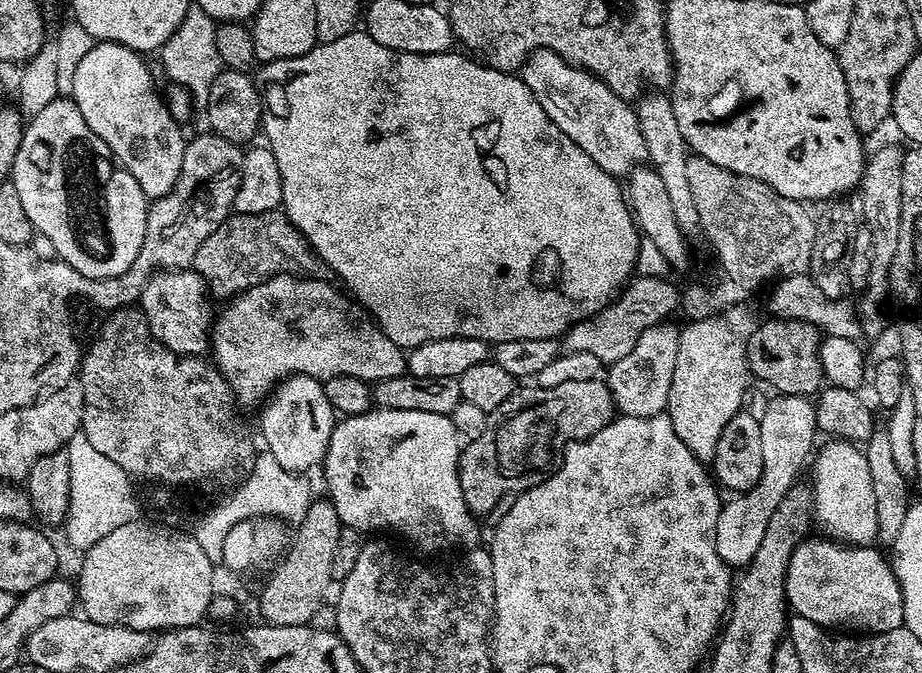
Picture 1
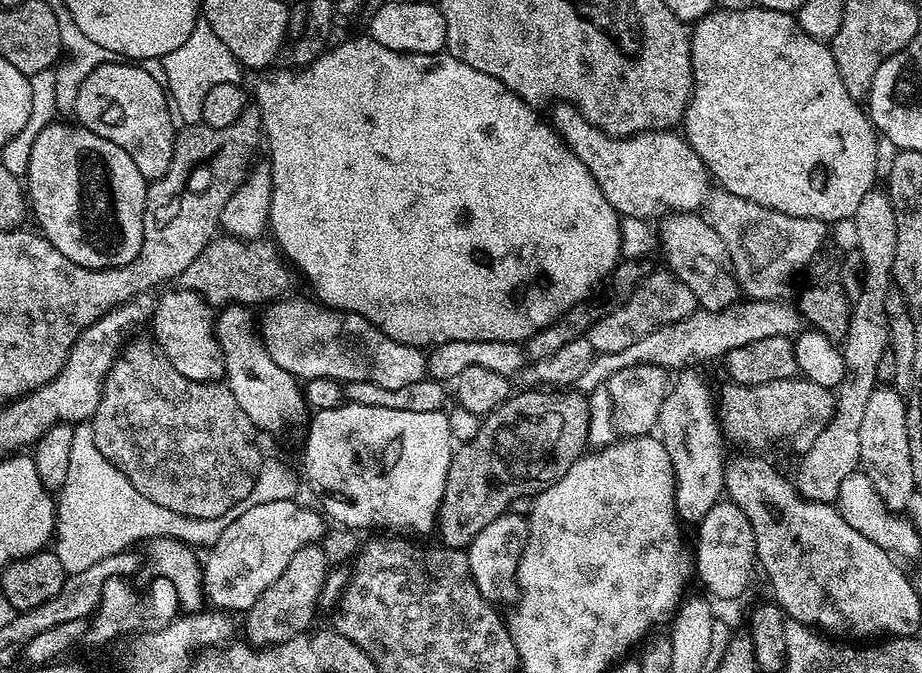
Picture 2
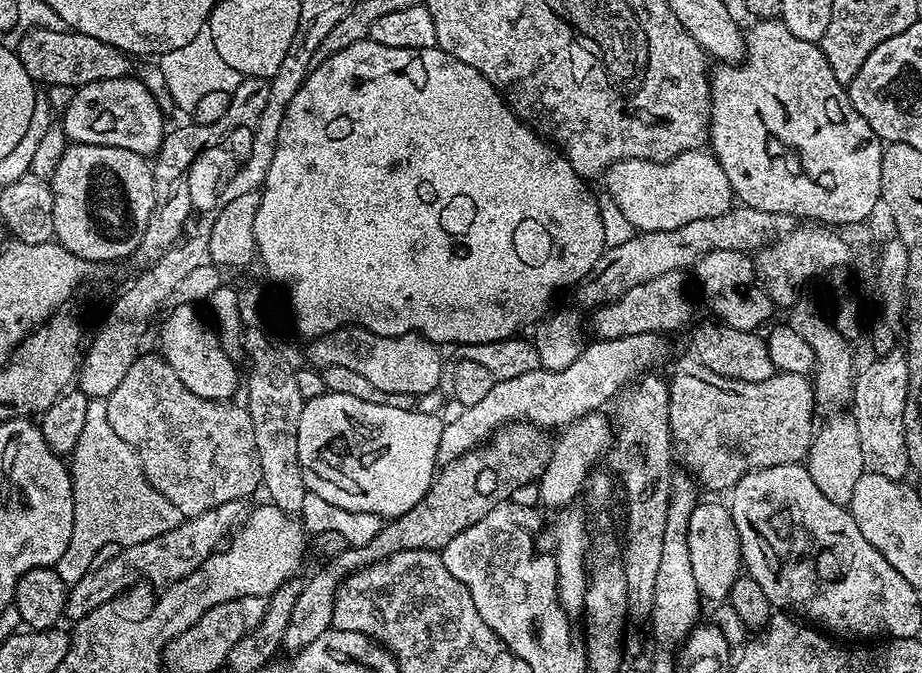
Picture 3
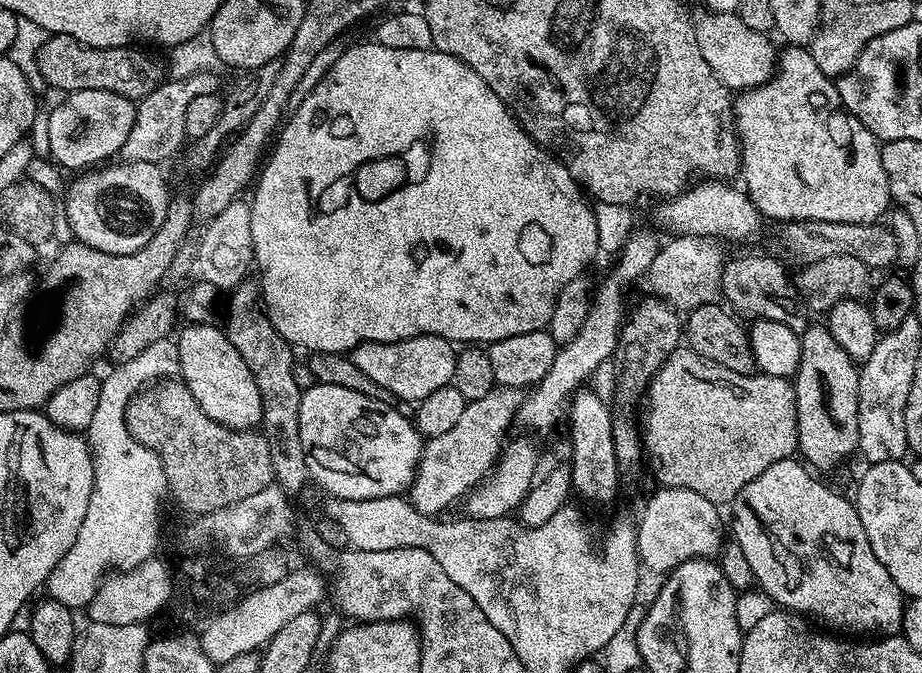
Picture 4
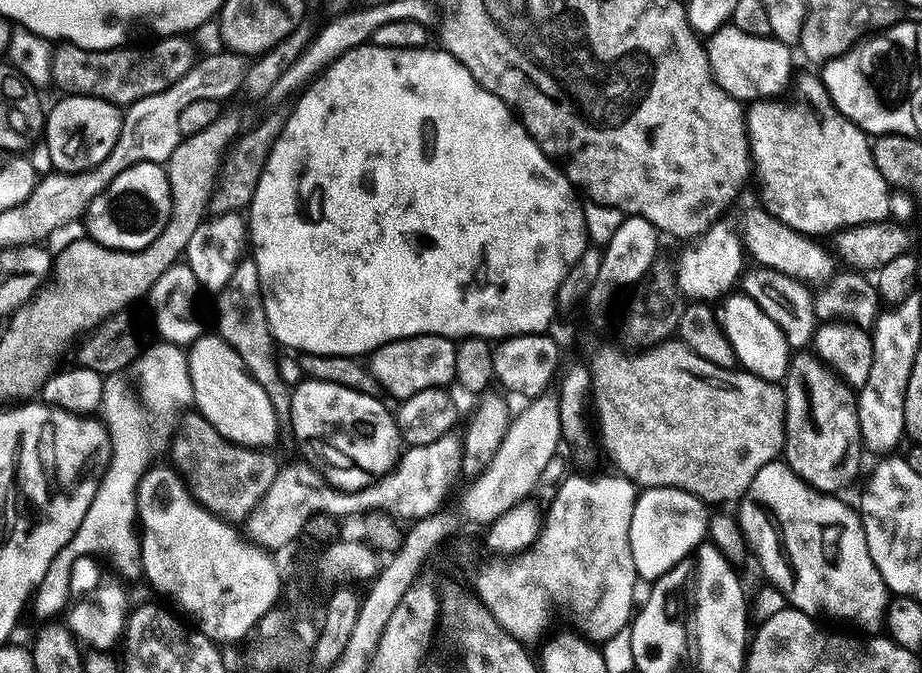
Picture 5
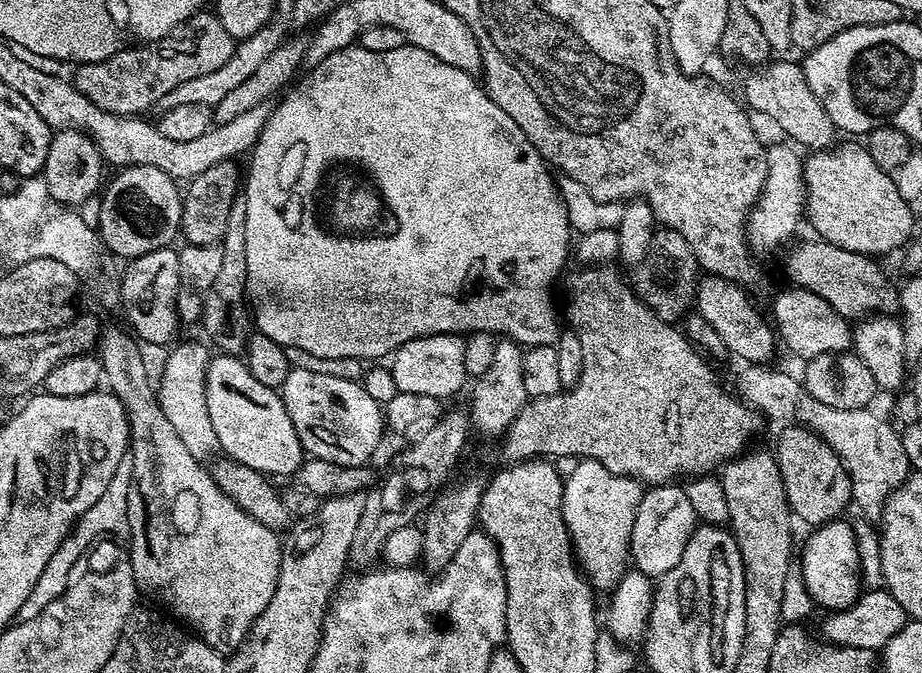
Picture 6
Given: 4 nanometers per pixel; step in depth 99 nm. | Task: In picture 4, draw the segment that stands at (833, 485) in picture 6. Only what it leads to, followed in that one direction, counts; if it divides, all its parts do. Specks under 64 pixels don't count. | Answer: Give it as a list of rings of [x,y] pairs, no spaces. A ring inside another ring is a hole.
[[[826,326],[805,328],[800,336],[800,346],[800,361],[794,375],[798,418],[796,446],[799,455],[813,469],[821,468],[822,471],[828,472],[839,460],[846,459],[860,446],[858,438],[860,370],[857,361],[852,360],[842,350],[842,346],[838,346],[838,342],[834,342],[834,336]]]

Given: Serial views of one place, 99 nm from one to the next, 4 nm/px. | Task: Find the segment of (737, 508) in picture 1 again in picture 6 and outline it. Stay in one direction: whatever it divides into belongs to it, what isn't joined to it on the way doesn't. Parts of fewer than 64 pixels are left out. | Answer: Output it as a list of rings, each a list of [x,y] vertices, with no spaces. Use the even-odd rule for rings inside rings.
[[[655,485],[647,489],[641,495],[631,528],[629,557],[633,567],[650,578],[664,576],[681,560],[682,552],[697,524],[694,508],[681,485]]]

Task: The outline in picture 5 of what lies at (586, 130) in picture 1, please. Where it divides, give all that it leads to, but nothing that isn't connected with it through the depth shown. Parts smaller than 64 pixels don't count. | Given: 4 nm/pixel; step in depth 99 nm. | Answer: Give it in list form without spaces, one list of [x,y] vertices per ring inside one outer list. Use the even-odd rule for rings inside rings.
[[[758,208],[744,220],[742,239],[749,257],[756,259],[757,265],[773,268],[809,286],[820,286],[837,275],[838,260],[831,251],[823,248],[819,239],[805,236],[798,230],[786,226],[771,212]]]

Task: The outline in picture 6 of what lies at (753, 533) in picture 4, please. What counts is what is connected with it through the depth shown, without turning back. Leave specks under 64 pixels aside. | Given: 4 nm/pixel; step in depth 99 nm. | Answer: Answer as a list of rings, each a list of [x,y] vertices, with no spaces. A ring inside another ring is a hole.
[[[844,518],[829,520],[811,529],[804,549],[799,549],[798,573],[803,580],[803,589],[813,605],[821,604],[824,610],[848,608],[862,595],[862,555],[856,545],[856,532]]]

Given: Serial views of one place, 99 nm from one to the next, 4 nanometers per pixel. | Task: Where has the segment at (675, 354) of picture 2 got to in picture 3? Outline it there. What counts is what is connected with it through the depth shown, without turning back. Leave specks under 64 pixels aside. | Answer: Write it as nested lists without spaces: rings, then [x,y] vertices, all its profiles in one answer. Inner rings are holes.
[[[658,332],[630,334],[613,340],[596,338],[593,344],[592,341],[585,343],[582,354],[578,354],[578,362],[566,366],[566,370],[551,372],[539,367],[521,374],[519,378],[497,380],[479,402],[474,402],[474,406],[469,408],[460,408],[457,416],[445,423],[438,442],[437,465],[454,462],[470,449],[480,447],[505,424],[527,422],[541,430],[563,430],[584,415],[601,411],[607,400],[612,402],[617,399],[616,388],[623,389],[641,374],[655,369],[652,367],[668,352],[668,344],[664,340],[667,339]]]

